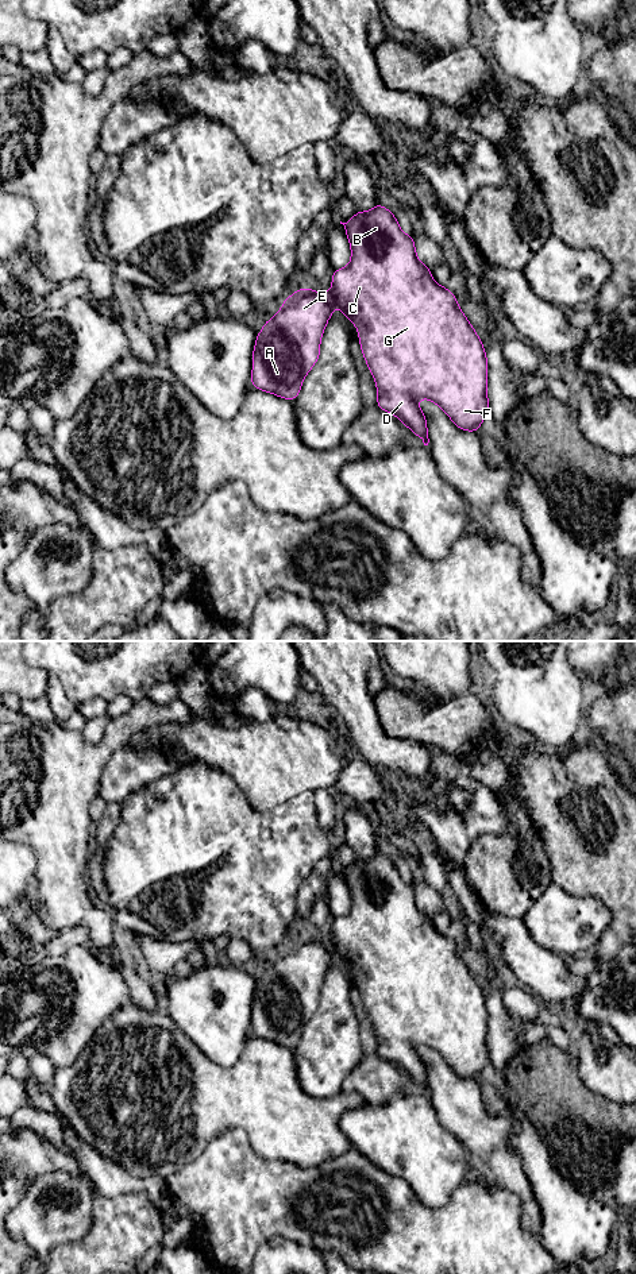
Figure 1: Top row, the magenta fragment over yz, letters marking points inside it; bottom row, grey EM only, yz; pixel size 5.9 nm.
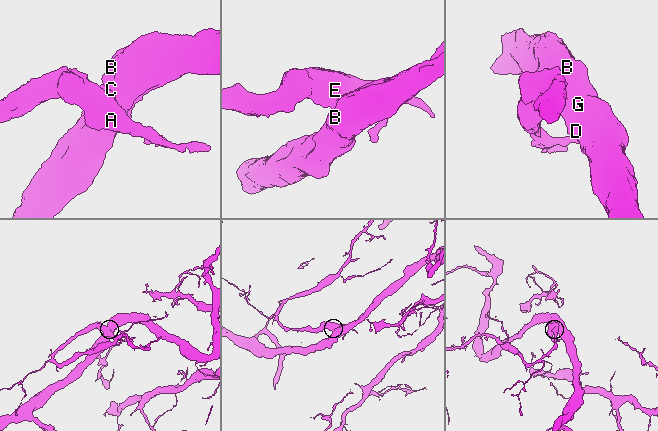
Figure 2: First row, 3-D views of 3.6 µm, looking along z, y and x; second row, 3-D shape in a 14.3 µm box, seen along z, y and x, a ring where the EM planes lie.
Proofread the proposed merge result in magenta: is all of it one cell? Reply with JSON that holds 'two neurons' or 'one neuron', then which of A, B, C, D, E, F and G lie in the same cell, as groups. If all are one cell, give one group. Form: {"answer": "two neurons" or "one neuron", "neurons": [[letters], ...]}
{"answer": "two neurons", "neurons": [["A", "E"], ["B", "C", "D", "F", "G"]]}

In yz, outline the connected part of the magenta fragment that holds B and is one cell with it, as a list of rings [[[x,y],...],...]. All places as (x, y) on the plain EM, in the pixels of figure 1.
[[[377,850],[369,860],[356,858],[352,868],[347,870],[340,869],[340,872],[344,873],[344,879],[351,893],[351,910],[344,916],[334,916],[329,943],[335,953],[343,958],[348,969],[358,974],[361,997],[363,1000],[367,1015],[374,1024],[378,1038],[377,1054],[381,1058],[389,1059],[398,1065],[404,1074],[410,1076],[415,1082],[423,1088],[424,1093],[428,1093],[429,1090],[427,1066],[416,1051],[417,1046],[433,1049],[459,1077],[477,1080],[481,1076],[483,1066],[490,1059],[487,1049],[487,1007],[482,989],[469,970],[467,965],[463,962],[462,957],[458,954],[455,942],[446,934],[438,933],[432,927],[429,915],[417,907],[413,884],[402,881],[396,864],[379,850]]]

